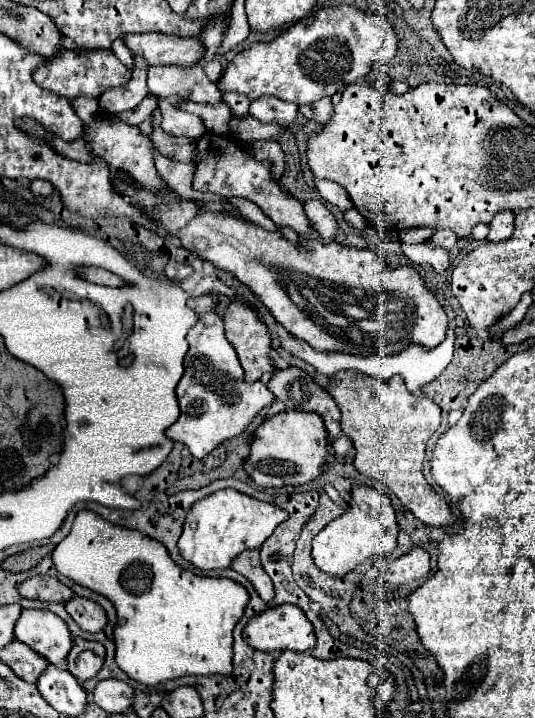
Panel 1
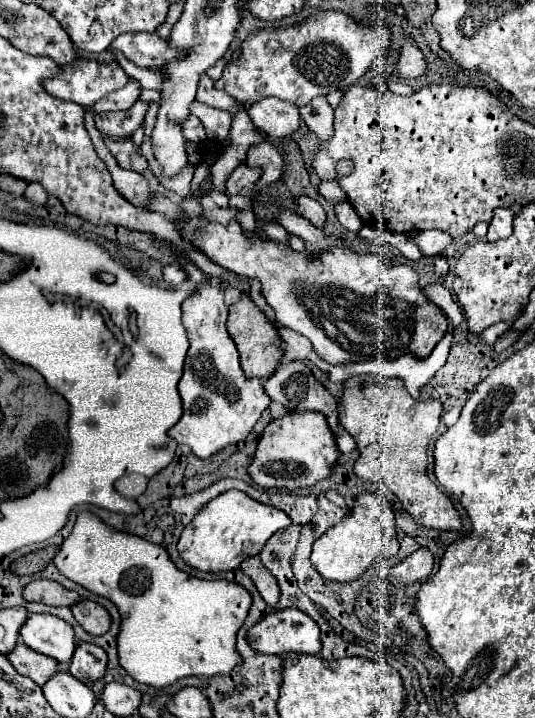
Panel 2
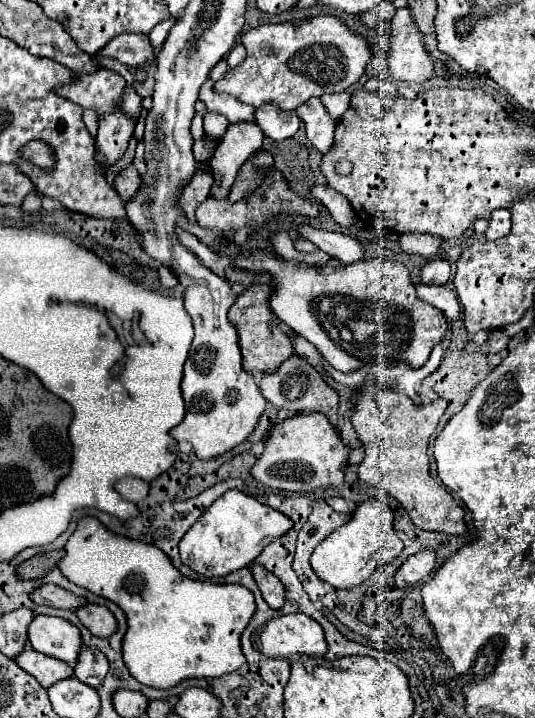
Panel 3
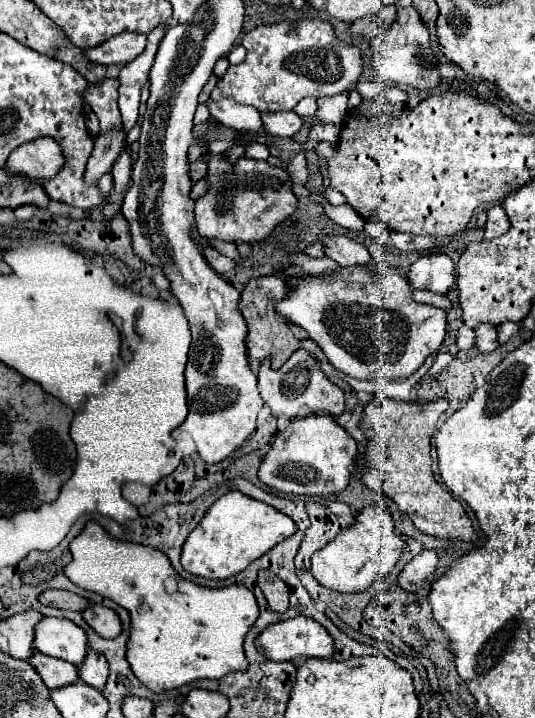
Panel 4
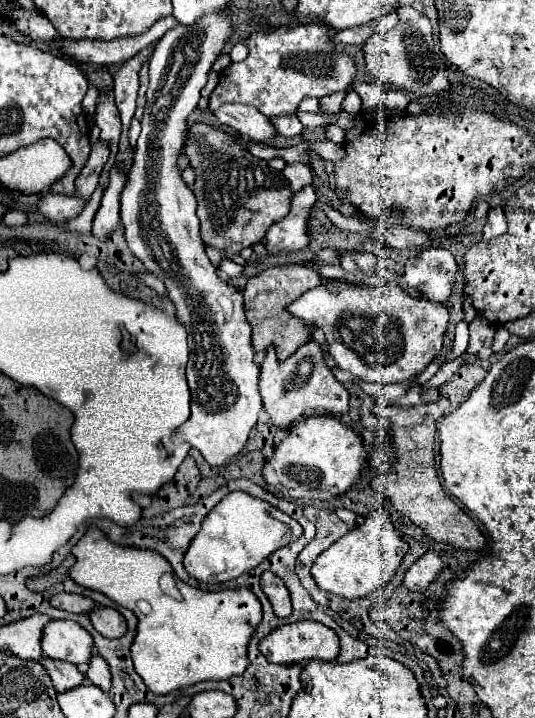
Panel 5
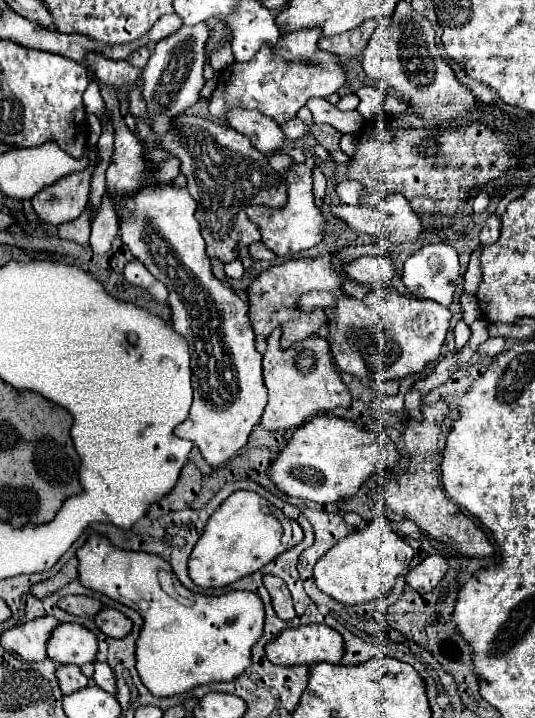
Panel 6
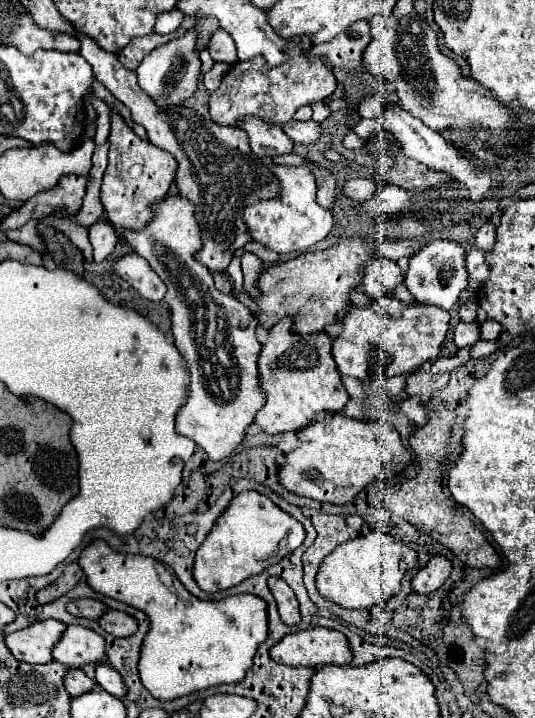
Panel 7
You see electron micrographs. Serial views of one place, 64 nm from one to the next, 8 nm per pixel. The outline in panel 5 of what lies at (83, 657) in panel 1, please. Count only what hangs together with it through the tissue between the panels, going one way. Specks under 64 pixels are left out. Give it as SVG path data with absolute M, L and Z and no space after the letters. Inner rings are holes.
M94 654L94 656L90 658L90 668L88 668L88 672L86 672L86 678L88 678L94 686L98 686L100 690L108 692L108 690L110 690L110 670L108 670L108 662L106 662L102 656Z

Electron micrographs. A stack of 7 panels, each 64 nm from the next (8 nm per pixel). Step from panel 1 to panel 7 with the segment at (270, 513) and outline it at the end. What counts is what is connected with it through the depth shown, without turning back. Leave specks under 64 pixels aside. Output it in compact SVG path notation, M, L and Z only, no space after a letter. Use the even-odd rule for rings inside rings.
M258 492L236 494L224 510L226 512L218 516L194 558L194 580L206 592L232 588L234 584L260 574L296 550L306 538L304 526L296 518L274 506L266 496Z

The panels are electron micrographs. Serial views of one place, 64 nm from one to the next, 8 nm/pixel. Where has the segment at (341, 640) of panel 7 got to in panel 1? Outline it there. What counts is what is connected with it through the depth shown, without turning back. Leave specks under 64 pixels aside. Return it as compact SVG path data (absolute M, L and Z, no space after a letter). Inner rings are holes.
M280 604L264 610L262 614L256 614L244 628L246 642L256 650L276 652L276 650L294 650L294 652L310 652L316 644L314 628L310 626L308 618L302 614L302 610L294 604Z

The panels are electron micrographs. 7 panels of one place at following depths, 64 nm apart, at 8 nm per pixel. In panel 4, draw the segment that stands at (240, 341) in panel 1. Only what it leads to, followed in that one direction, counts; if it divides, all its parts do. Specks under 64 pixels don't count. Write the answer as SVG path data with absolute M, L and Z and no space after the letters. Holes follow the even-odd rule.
M262 276L256 280L250 280L240 296L238 310L246 320L246 348L248 348L248 358L262 362L264 358L272 360L272 370L278 370L298 348L300 348L300 338L296 338L290 330L290 324L276 314L274 302L282 300L284 294L288 292L286 280L278 276Z

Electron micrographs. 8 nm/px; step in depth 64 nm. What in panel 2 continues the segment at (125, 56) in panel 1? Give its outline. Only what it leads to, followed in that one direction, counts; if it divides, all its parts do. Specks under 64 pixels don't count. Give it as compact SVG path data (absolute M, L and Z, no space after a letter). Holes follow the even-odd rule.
M116 52L116 60L124 72L130 76L130 78L136 78L142 88L148 88L148 90L156 90L156 92L162 92L162 84L164 84L164 70L152 70L152 68L138 68L134 62L129 61L121 52Z

